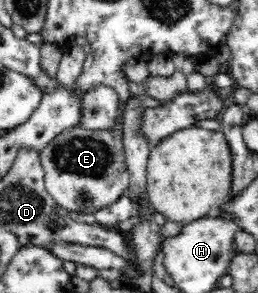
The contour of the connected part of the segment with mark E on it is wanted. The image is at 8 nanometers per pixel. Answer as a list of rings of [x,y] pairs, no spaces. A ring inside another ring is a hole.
[[[122,102],[120,107],[120,115],[116,119],[116,127],[112,129],[96,129],[88,130],[81,125],[76,125],[66,135],[56,135],[54,139],[47,143],[42,150],[40,150],[40,163],[44,168],[45,175],[45,189],[54,199],[55,203],[58,203],[59,207],[64,210],[79,211],[80,213],[94,214],[98,210],[104,209],[119,201],[128,190],[128,179],[130,175],[126,169],[126,160],[122,144],[122,124],[123,115],[121,111],[125,110],[126,102]]]

